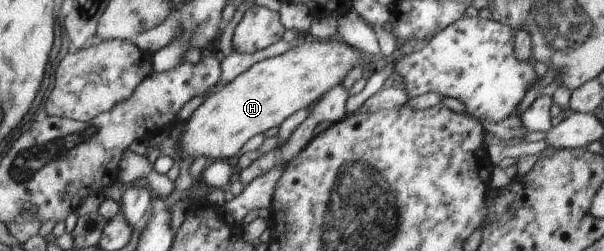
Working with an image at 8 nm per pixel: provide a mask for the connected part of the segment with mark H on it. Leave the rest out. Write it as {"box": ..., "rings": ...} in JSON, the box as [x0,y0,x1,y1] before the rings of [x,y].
{"box":[176,38,371,163],"rings":[[[299,38],[290,50],[261,60],[233,81],[211,91],[202,106],[196,108],[186,121],[184,134],[176,143],[178,152],[183,158],[206,156],[208,163],[232,158],[252,136],[282,124],[302,108],[313,106],[334,86],[342,85],[342,80],[352,68],[362,67],[371,59],[358,48],[340,41],[336,38]]]}

